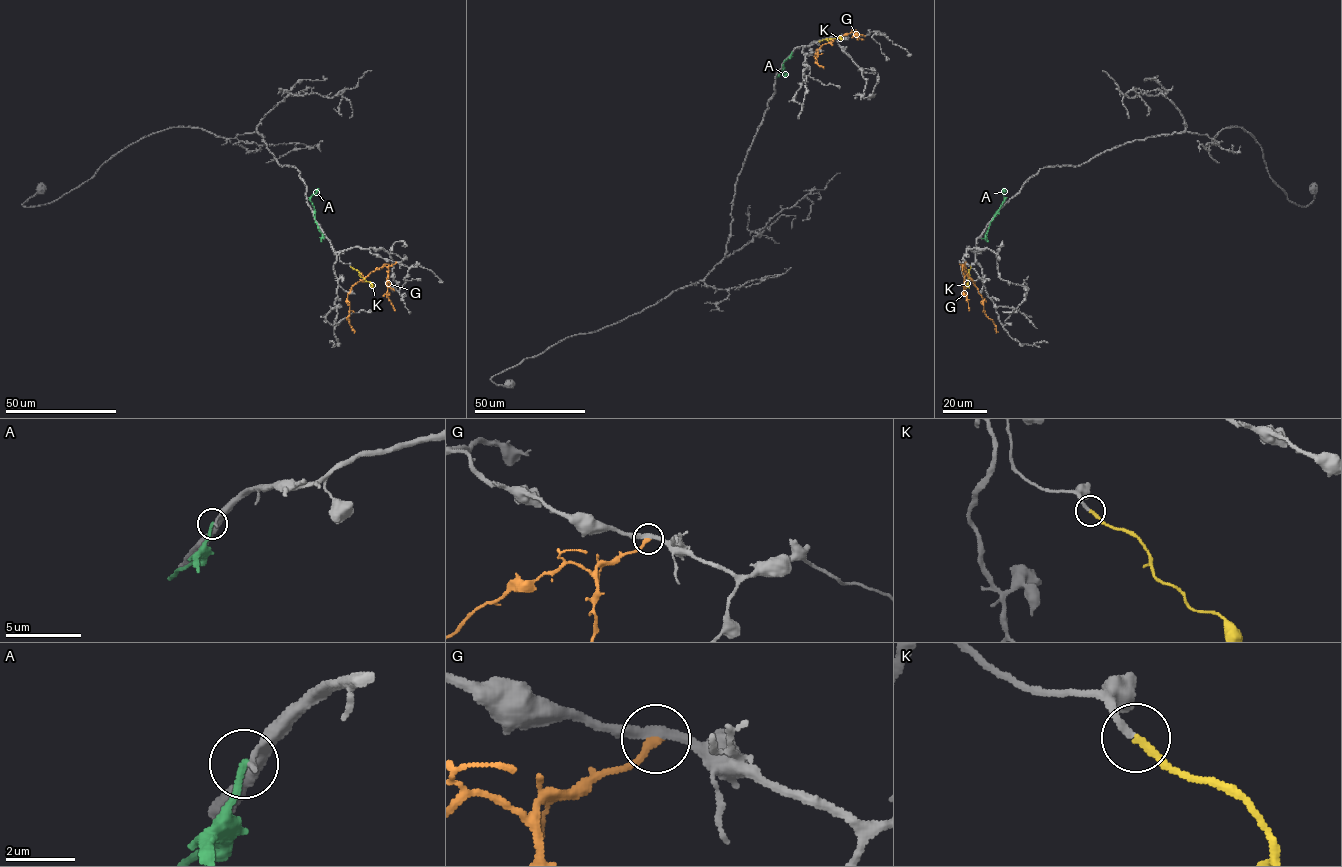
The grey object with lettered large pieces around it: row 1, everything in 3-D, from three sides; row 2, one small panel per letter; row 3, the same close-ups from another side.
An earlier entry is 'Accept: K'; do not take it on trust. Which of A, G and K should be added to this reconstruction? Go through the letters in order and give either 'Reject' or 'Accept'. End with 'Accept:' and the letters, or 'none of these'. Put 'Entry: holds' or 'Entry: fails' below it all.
A: Reject
G: Reject
K: Accept
Accept: K
Entry: holds

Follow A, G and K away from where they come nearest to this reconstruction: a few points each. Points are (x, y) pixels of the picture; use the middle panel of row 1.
A: (792, 51), (779, 74), (786, 73)
G: (864, 35), (851, 31), (823, 44), (816, 50), (816, 62), (824, 69)
K: (819, 41), (843, 39)

